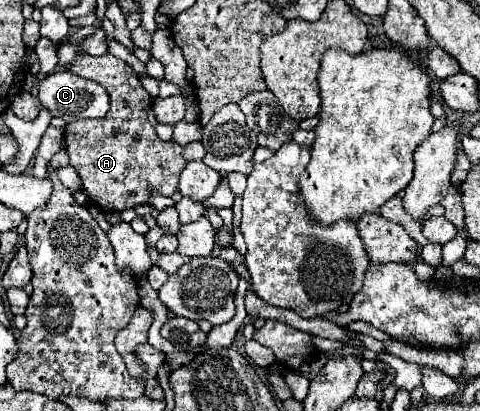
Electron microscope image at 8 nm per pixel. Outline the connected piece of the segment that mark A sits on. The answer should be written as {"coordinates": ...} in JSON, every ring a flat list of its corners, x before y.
{"coordinates":[[78,54,68,70,82,78,96,80,110,96,110,112,104,118,78,120,66,126,70,166,74,166,82,178,82,188,88,198,108,212,124,212,148,202,152,190,162,196,172,196,178,188,178,174,182,172,182,166,186,166,184,146,172,140,162,142,156,136,154,126,148,122,152,98,142,88,138,74,112,54,98,58]]}

